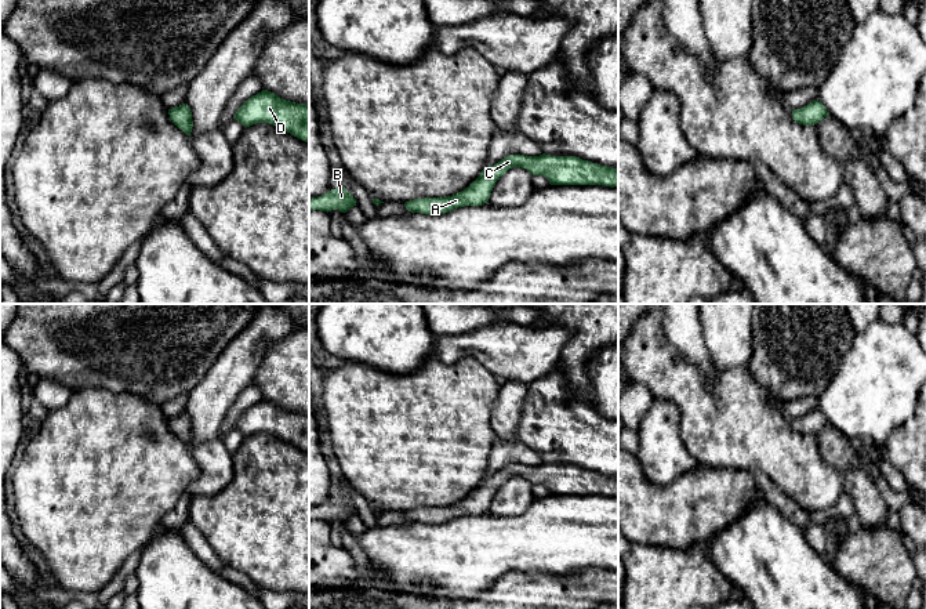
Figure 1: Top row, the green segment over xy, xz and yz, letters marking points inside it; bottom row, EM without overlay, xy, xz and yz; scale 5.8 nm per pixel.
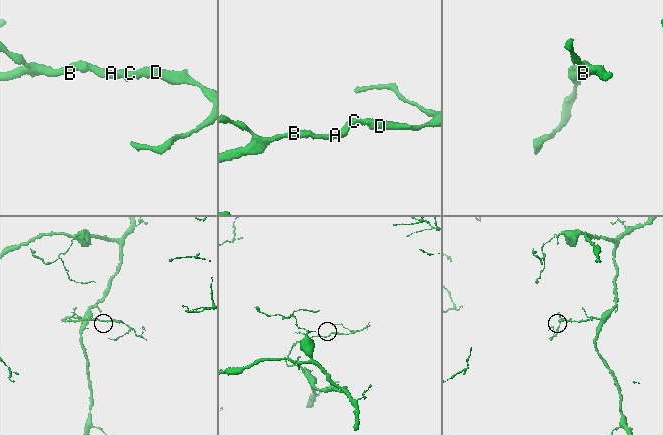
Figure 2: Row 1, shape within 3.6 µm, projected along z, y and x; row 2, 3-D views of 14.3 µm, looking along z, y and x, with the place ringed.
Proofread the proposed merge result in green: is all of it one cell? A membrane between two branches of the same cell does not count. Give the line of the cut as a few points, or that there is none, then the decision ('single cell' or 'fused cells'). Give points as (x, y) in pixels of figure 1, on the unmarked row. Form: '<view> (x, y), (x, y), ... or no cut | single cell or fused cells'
no cut | single cell

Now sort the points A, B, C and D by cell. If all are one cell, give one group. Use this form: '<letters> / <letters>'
A B C D

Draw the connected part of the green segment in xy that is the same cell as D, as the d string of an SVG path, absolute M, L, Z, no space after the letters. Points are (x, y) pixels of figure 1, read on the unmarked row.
M268 399L248 407L237 418L235 429L244 436L269 432L309 452L309 416L286 410Z

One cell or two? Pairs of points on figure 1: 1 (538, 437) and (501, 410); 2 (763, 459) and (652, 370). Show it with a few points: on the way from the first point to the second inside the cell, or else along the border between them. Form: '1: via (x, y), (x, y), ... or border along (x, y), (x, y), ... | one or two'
1: border along (526, 390), (516, 439) | two
2: via (736, 431), (732, 427), (721, 427), (679, 385) | one

